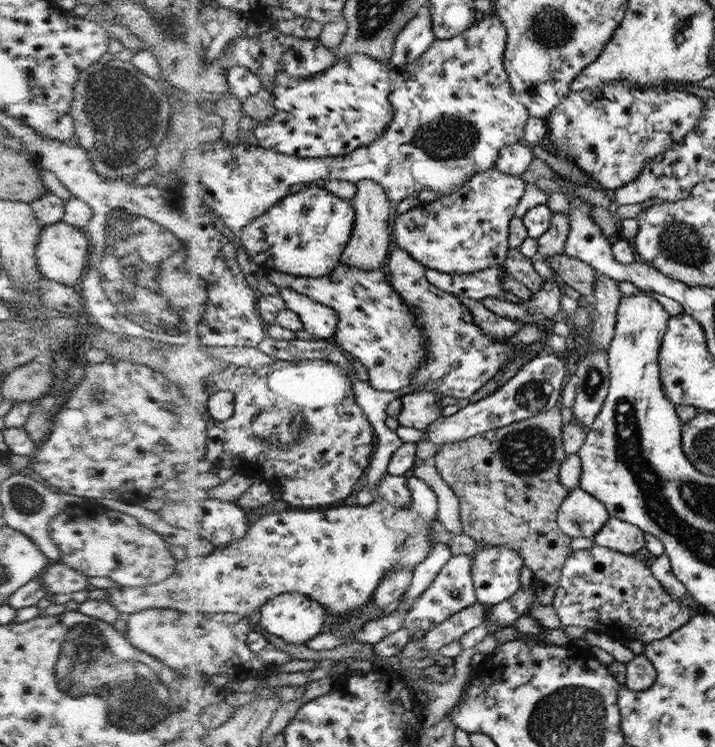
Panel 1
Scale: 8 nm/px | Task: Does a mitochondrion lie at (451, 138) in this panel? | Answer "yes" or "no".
yes

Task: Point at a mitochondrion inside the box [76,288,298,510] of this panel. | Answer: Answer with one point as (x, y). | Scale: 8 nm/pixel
(96, 396)

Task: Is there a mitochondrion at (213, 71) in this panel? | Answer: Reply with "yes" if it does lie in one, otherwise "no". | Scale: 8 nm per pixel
no

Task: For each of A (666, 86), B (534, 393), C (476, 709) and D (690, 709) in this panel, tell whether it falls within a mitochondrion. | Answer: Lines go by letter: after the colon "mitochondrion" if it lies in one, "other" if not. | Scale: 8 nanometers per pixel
A: other
B: mitochondrion
C: other
D: mitochondrion

